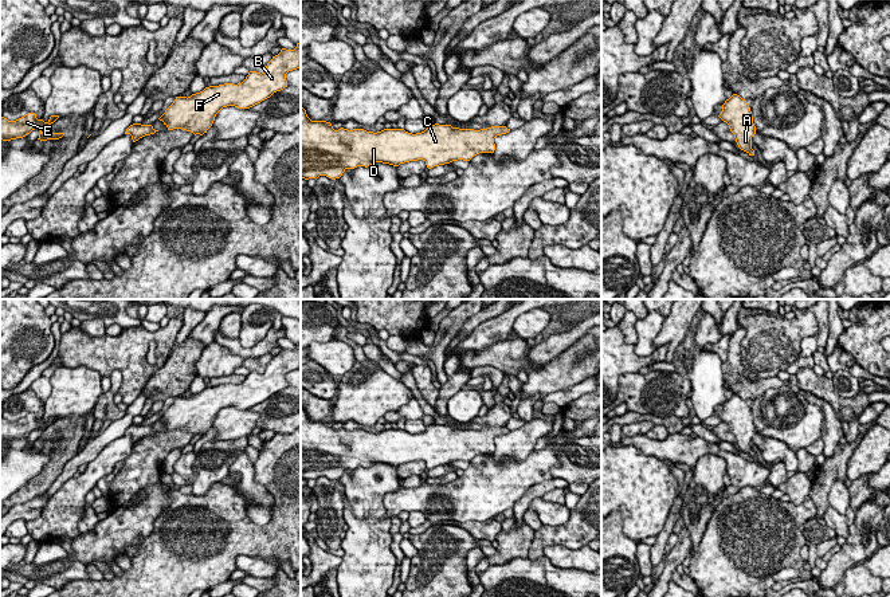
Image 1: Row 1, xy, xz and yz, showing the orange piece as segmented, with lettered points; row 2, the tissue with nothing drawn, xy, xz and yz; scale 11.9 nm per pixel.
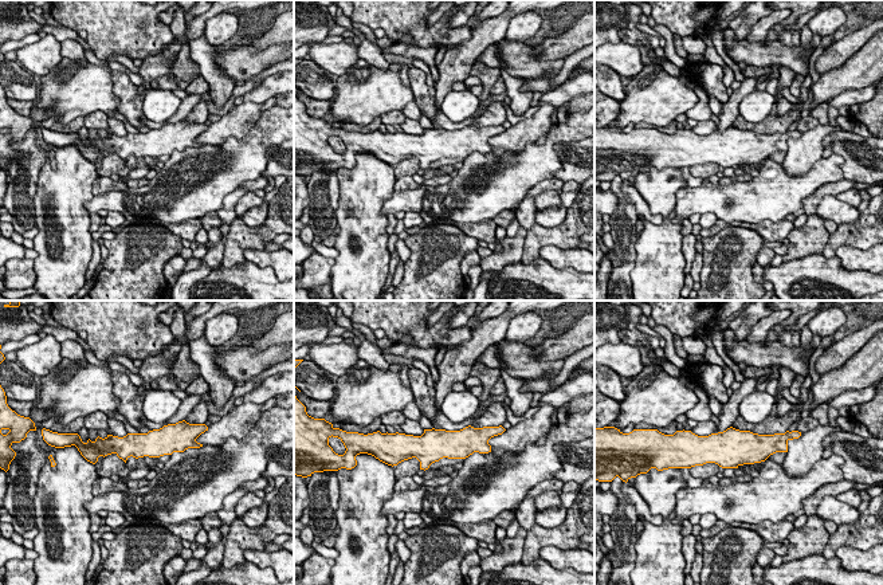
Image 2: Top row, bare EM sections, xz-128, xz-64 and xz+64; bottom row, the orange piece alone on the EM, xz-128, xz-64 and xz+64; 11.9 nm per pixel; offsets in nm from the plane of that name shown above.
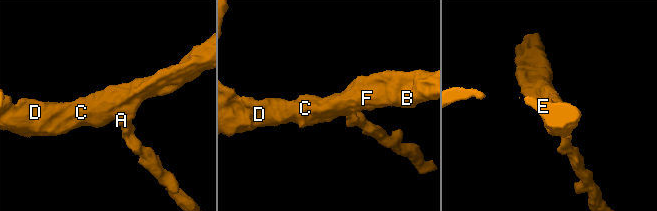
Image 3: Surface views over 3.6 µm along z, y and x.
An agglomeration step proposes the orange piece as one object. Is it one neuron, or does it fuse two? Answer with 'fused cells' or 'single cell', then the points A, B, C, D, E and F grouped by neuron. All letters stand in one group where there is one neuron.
single cell; A B C D E F

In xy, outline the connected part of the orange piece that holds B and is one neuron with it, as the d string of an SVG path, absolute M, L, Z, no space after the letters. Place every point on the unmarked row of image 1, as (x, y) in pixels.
M301 343L294 350L282 349L262 374L250 372L242 384L209 386L188 398L176 397L158 420L168 431L181 429L203 436L223 408L250 409L260 404L287 388L286 374L297 369L301 369Z

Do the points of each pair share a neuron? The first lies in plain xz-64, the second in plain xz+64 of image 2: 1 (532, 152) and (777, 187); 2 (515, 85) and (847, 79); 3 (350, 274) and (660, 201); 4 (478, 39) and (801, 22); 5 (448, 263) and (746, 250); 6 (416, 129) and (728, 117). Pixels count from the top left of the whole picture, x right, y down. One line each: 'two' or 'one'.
1: one
2: two
3: one
4: one
5: one
6: two

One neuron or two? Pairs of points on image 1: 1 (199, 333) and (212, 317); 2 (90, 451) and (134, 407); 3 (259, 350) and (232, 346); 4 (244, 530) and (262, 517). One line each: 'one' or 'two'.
1: one
2: one
3: one
4: two

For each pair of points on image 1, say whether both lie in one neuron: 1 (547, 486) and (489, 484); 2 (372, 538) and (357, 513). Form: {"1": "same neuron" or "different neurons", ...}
{"1": "different neurons", "2": "same neuron"}

